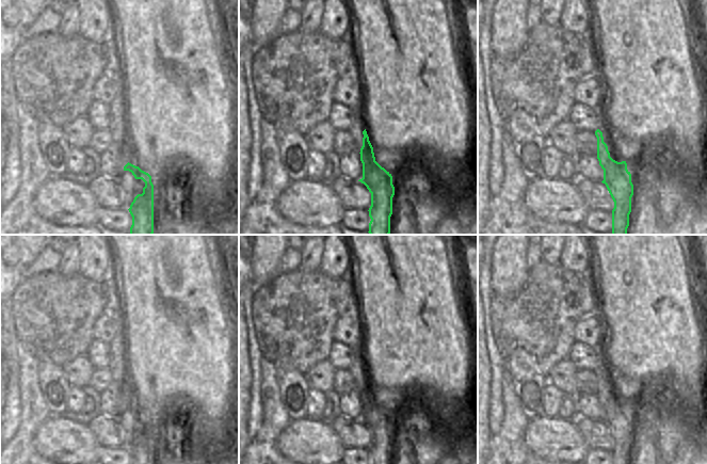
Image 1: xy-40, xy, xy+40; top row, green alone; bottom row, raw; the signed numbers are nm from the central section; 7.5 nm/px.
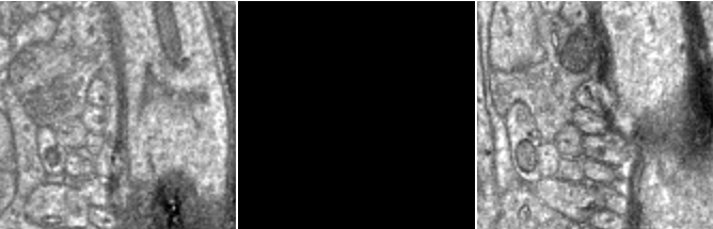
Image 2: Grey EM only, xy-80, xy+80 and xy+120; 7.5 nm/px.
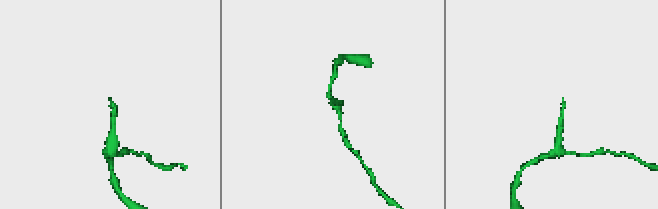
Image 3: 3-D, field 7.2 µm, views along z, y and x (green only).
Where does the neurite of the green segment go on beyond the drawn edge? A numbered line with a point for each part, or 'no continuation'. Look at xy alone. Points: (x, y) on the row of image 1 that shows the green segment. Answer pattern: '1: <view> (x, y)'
1: xy (355, 130)

